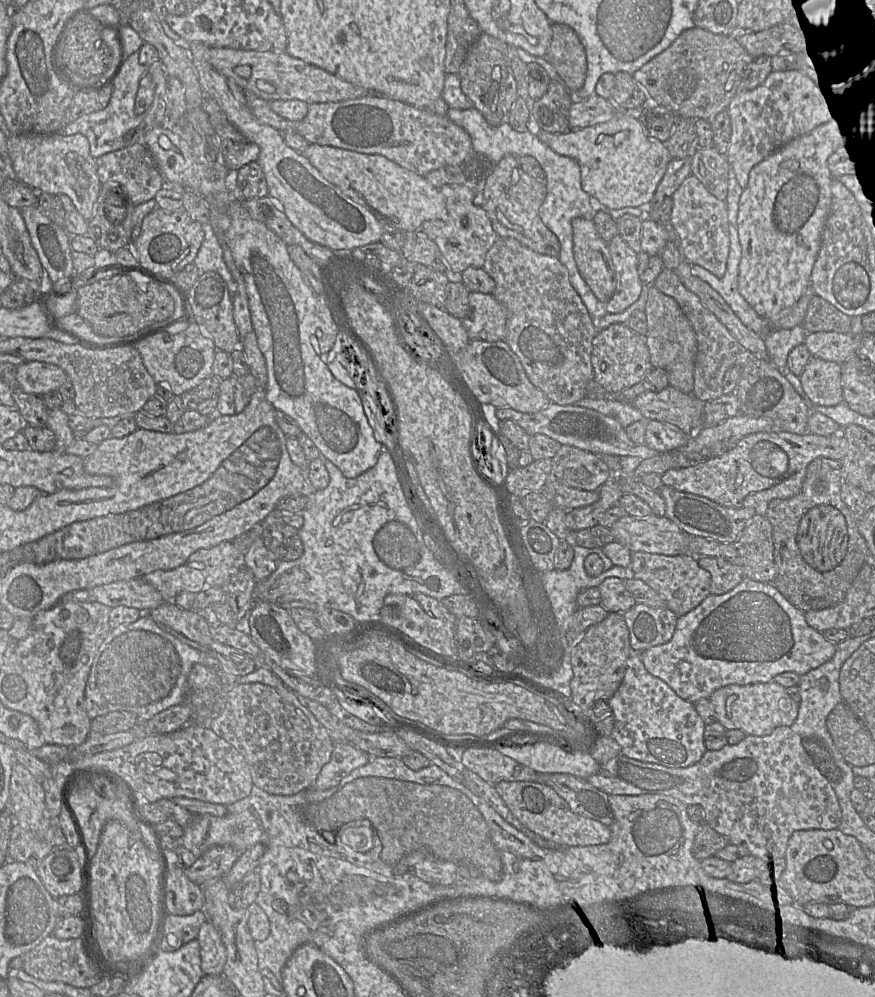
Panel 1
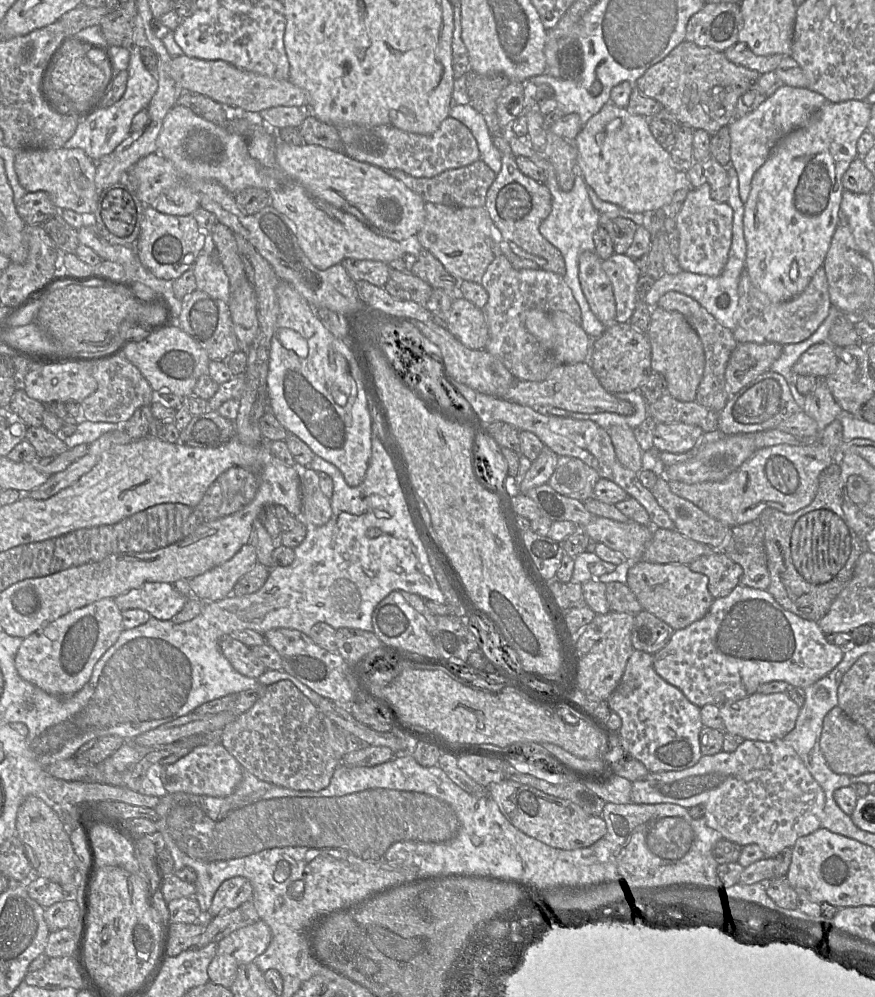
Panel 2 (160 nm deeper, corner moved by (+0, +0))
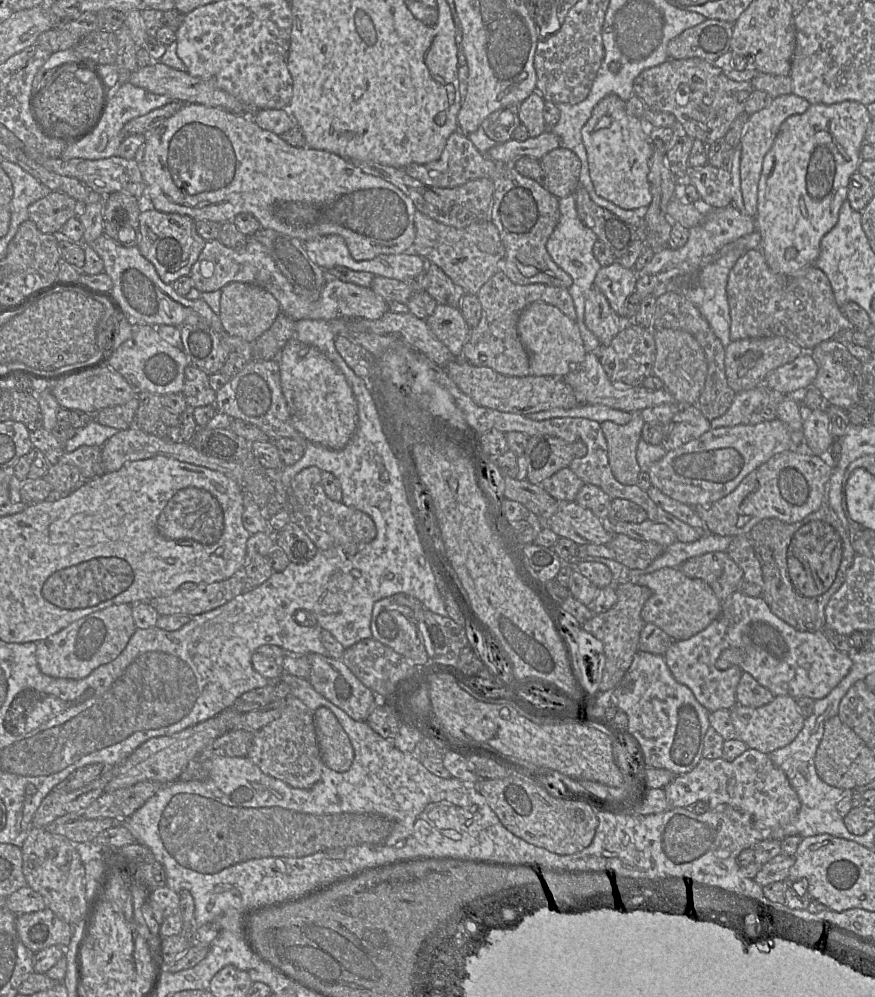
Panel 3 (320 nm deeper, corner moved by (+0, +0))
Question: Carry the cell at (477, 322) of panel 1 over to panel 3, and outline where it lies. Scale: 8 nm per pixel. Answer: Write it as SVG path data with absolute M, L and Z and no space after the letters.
M438 304L434 312L426 319L426 323L431 332L450 350L452 355L460 358L471 331L460 309Z

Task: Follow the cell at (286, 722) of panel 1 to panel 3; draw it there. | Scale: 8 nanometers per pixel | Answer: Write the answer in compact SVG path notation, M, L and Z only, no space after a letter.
M289 695L285 700L286 707L281 716L254 733L247 757L263 773L294 788L308 789L320 779L323 767L326 766L317 741L314 711L293 695Z

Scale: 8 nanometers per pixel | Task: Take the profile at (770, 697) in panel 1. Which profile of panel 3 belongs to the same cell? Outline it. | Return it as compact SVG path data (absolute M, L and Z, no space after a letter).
M775 696L770 703L757 708L735 705L730 709L730 717L737 731L737 739L746 743L748 748L766 754L791 743L801 731L805 720L791 696Z

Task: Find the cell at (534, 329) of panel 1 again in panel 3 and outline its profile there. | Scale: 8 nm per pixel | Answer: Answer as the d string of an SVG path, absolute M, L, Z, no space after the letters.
M498 270L479 290L477 297L482 306L478 325L472 328L463 346L460 358L473 366L489 367L494 371L515 377L530 375L529 356L523 346L517 322L521 312L533 302L544 302L559 308L571 320L576 320L576 309L572 296L566 288L536 283L518 285Z

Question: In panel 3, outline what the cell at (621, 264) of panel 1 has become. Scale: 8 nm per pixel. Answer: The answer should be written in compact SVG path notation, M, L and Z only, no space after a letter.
M619 260L601 267L594 280L594 287L607 298L611 308L626 321L627 300L636 290L638 273L623 267Z

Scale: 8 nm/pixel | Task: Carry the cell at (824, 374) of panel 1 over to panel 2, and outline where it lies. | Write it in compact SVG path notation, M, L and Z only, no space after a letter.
M824 379L818 380L817 386L805 395L802 410L815 420L820 431L843 414L842 408L834 399Z

